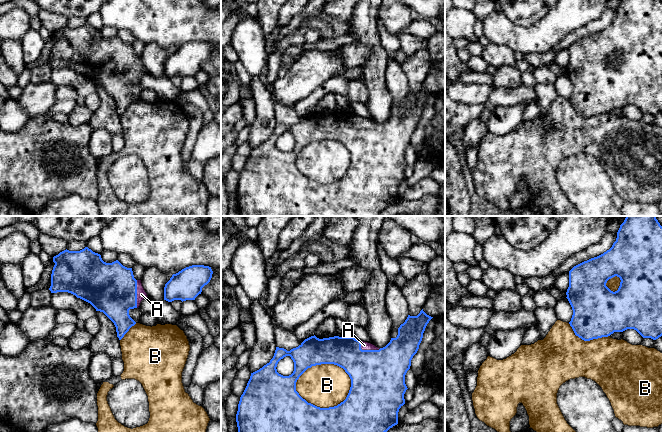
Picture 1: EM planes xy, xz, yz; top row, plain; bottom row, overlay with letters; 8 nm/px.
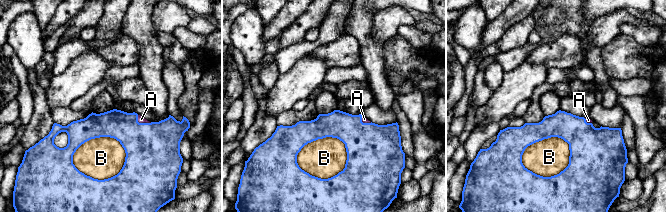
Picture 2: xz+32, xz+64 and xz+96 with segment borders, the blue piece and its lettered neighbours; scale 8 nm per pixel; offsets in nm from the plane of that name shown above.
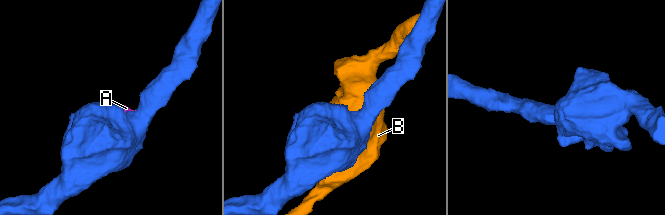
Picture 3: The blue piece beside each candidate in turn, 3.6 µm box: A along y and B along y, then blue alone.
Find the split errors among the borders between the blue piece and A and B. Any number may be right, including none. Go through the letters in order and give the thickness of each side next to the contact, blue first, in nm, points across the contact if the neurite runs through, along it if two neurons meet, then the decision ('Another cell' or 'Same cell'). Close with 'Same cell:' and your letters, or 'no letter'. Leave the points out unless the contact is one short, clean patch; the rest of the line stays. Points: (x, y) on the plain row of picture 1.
A: Thickness 400 nm (blue) against 80 nm. Same cell
B: Thickness 260 nm (blue) against 360 nm. Another cell
Same cell: A

